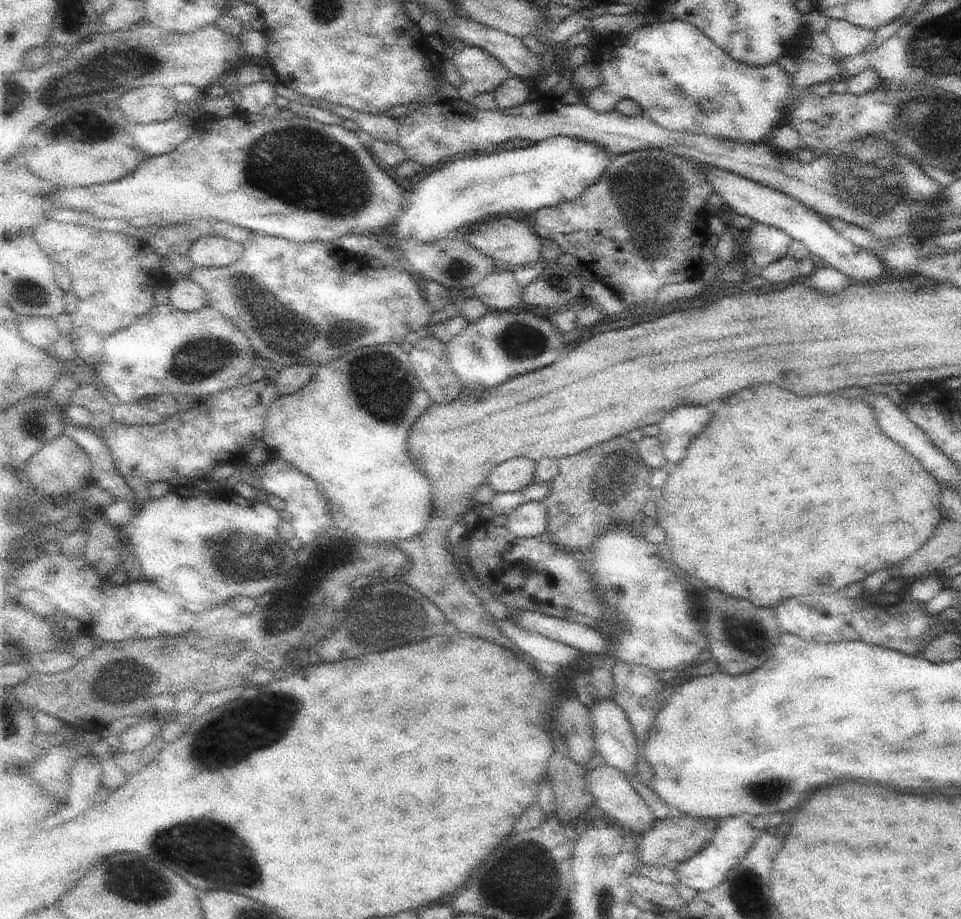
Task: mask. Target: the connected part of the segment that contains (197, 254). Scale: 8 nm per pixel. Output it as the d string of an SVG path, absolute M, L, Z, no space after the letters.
M203 236L192 243L188 256L196 267L229 267L242 253L242 243L224 237Z

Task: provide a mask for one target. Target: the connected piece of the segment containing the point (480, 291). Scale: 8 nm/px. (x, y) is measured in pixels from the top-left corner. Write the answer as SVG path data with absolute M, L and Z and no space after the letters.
M498 268L496 272L483 278L473 286L475 296L478 297L491 311L509 311L511 308L521 307L524 289L514 278L512 271Z

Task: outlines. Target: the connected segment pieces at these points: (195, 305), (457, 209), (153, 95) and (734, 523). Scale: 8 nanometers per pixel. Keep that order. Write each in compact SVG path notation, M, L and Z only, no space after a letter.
M177 277L169 291L168 301L172 306L184 312L196 312L208 306L209 296L193 280Z
M564 135L522 149L458 156L422 173L422 182L411 192L406 210L398 219L398 230L394 230L392 237L430 244L446 237L458 237L465 224L471 226L498 215L531 218L542 207L580 196L600 180L608 162L612 161L603 148Z
M146 85L126 92L120 98L120 110L130 122L147 125L174 118L178 103L172 89L162 85Z
M758 384L726 398L724 406L714 414L714 420L692 441L686 458L670 469L667 483L656 504L655 519L664 529L665 543L672 552L673 565L703 580L703 587L749 600L757 607L772 607L775 610L789 598L814 593L836 594L854 582L862 582L873 572L901 565L934 536L936 527L945 515L939 482L915 456L880 428L871 406L860 399L844 398L838 394L802 398L772 384Z

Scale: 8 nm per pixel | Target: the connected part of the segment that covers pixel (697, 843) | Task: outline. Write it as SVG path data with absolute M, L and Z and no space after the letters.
M675 810L670 818L655 819L654 828L643 836L639 846L640 861L649 867L670 867L676 871L680 863L690 860L711 843L716 829L717 819L693 817Z

